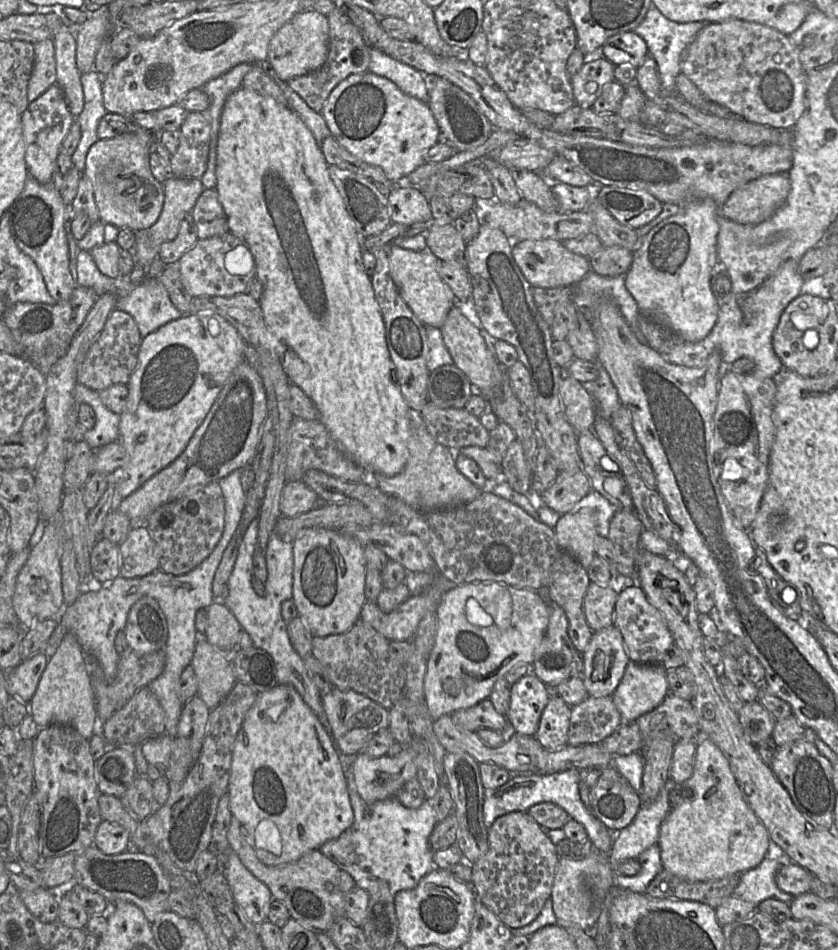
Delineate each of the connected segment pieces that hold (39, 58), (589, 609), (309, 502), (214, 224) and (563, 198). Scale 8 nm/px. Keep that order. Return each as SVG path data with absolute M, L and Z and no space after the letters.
M46 39L34 44L34 67L27 88L29 103L38 99L56 81L54 42Z
M590 582L584 596L583 608L587 623L593 632L613 624L618 593L615 585L598 585Z
M302 480L288 481L283 488L280 510L283 516L296 517L315 507L317 494Z
M215 188L205 189L191 212L198 240L225 234L229 231L227 216Z
M551 182L553 195L559 202L561 210L567 212L585 210L589 202L595 198L600 187L602 186L595 182L583 187L562 182Z

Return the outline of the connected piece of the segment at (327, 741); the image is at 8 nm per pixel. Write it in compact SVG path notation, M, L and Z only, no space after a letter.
M277 684L257 694L234 743L227 794L230 811L240 822L241 835L258 859L266 865L279 866L295 862L327 841L338 838L353 824L354 813L341 754L332 736L297 690L292 685Z

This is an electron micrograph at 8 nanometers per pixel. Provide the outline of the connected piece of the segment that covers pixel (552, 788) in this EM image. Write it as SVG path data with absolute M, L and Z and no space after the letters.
M571 768L554 774L520 773L513 774L512 778L502 786L484 790L483 816L484 823L489 829L494 821L510 812L527 810L542 802L551 802L563 808L575 821L582 824L587 836L594 847L604 853L609 853L614 840L614 833L609 830L581 800L579 782L582 779L582 770Z

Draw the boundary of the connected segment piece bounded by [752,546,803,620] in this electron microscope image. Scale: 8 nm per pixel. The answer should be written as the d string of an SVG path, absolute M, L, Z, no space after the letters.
M755 546L753 569L763 578L767 592L774 605L788 618L798 620L802 614L800 592L798 588L785 581L771 566L766 553Z

